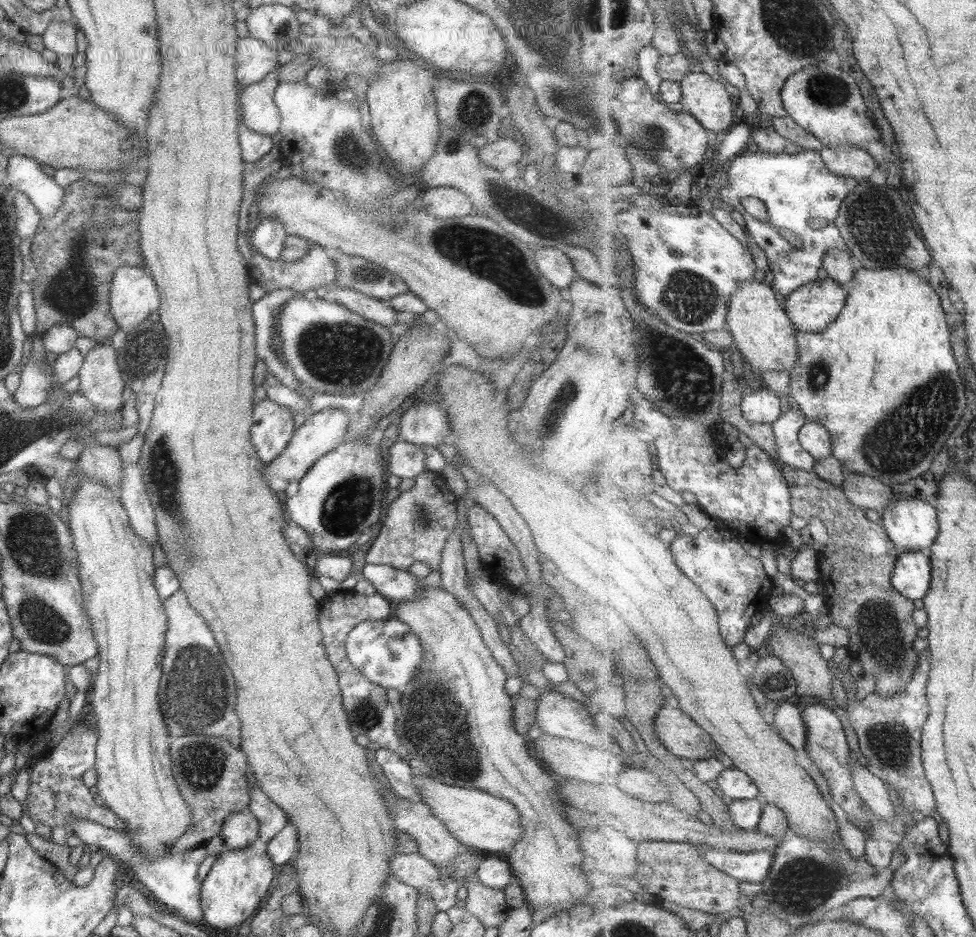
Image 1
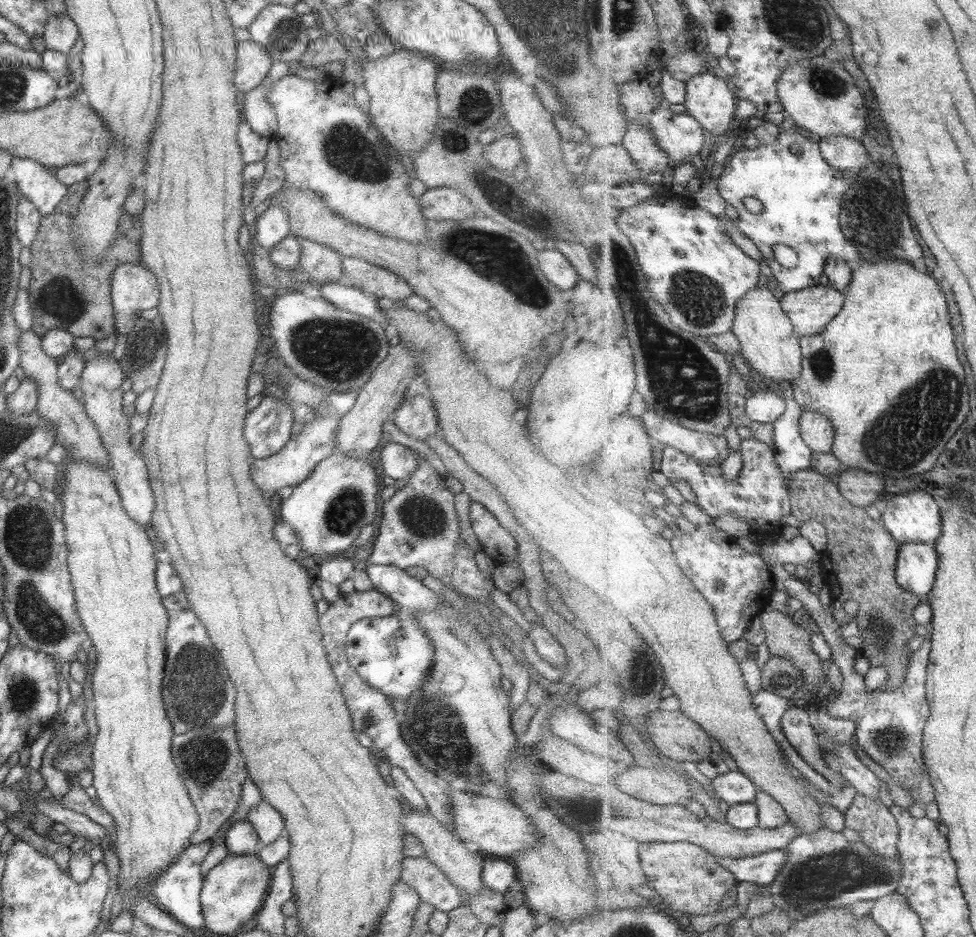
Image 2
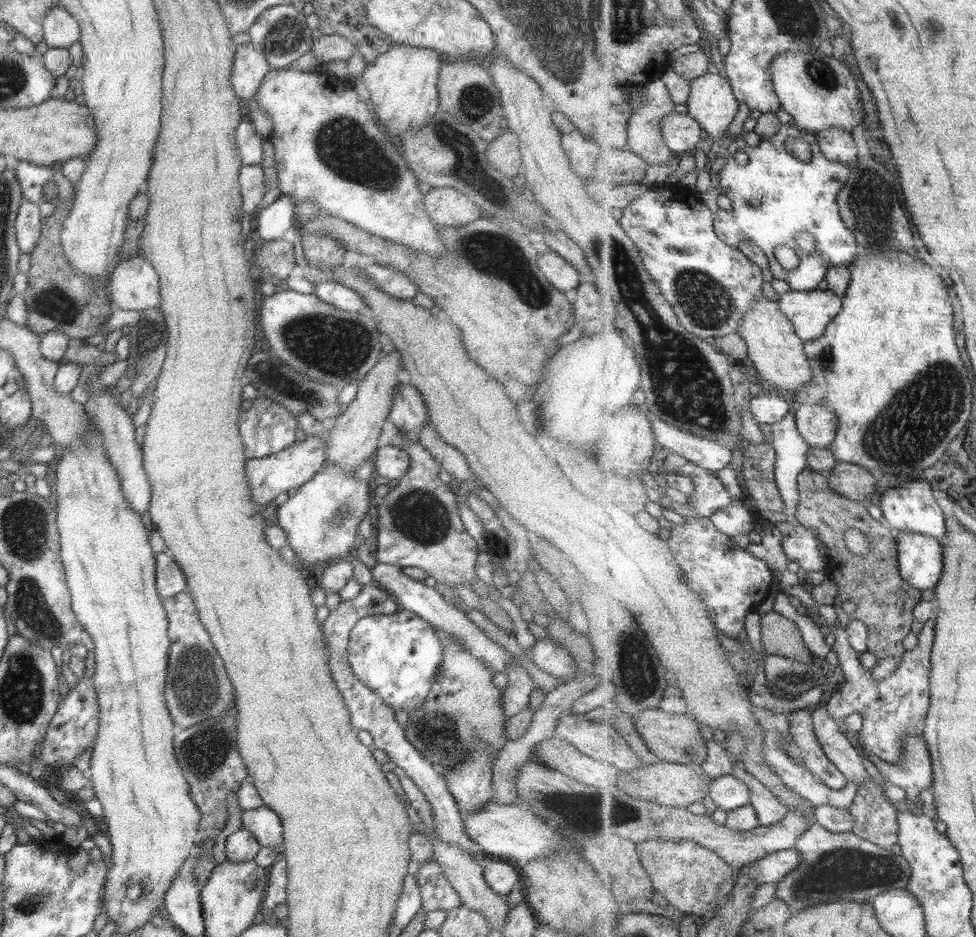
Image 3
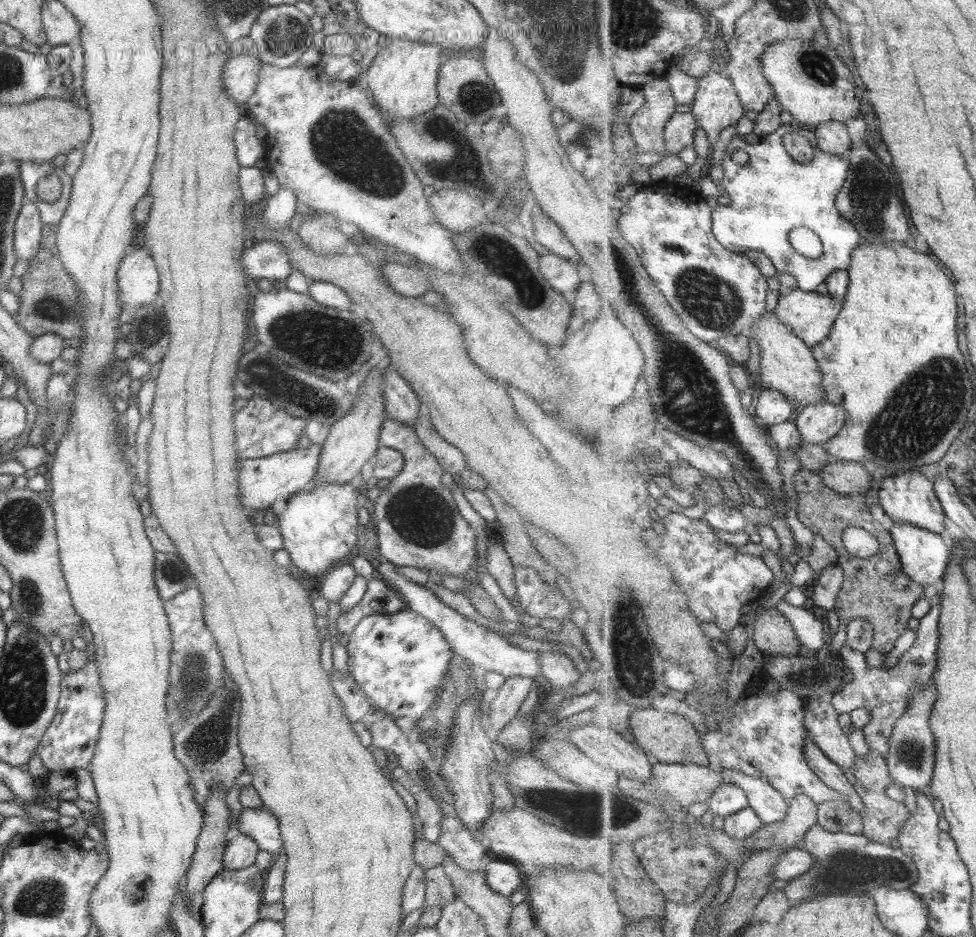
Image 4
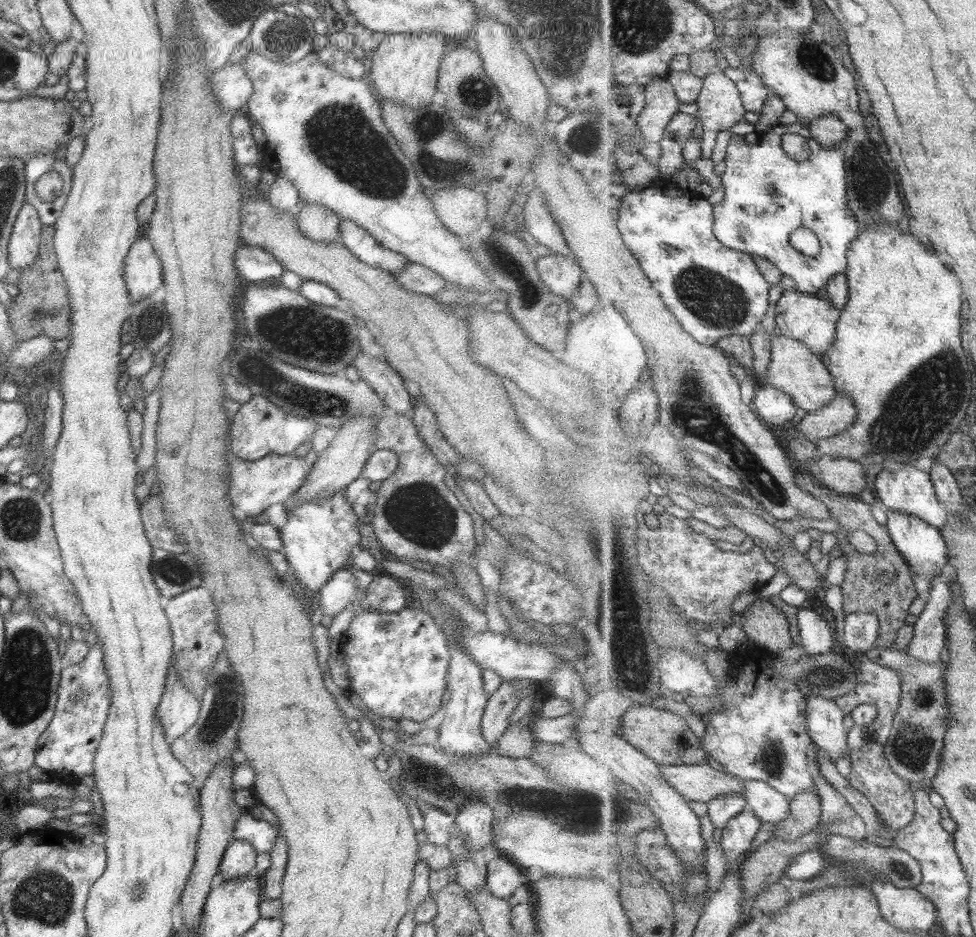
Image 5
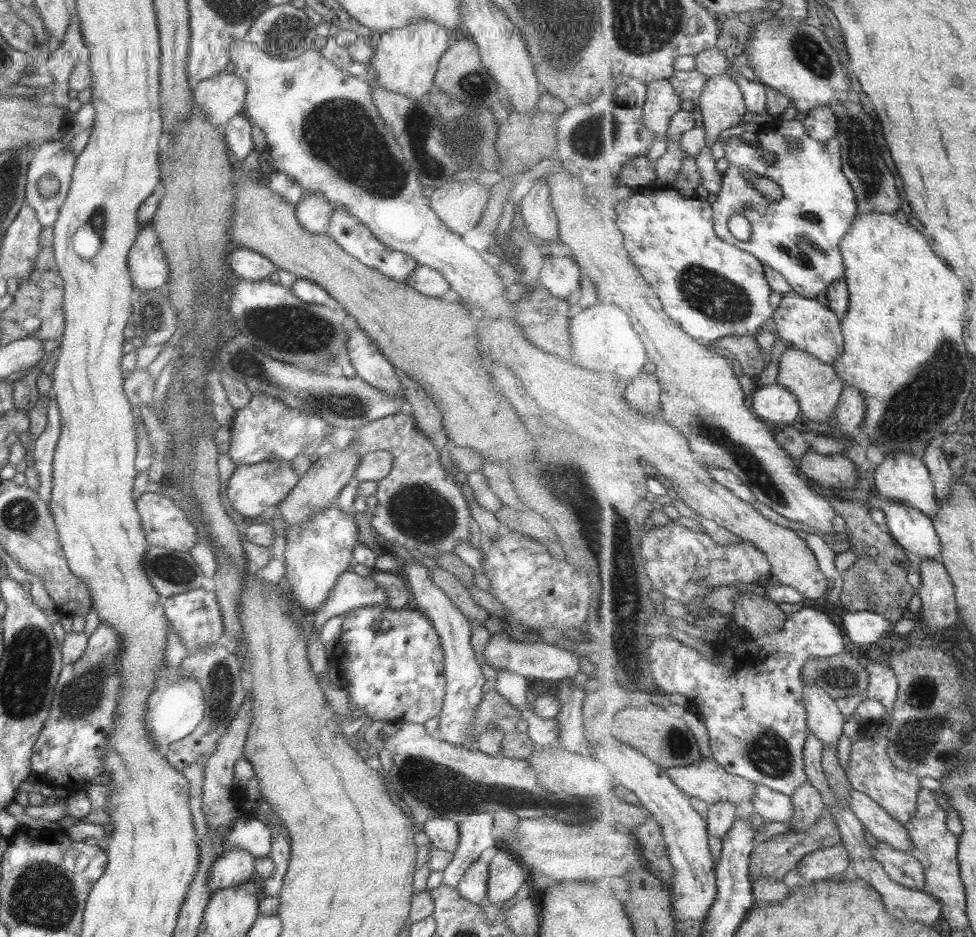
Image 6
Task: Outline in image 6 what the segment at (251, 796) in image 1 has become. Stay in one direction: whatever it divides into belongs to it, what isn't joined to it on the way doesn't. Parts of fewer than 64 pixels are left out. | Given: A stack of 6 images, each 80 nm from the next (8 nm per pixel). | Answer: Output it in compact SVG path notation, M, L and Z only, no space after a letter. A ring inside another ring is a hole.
M245 815L239 816L233 821L230 831L226 834L222 852L240 848L245 849L254 858L265 857L270 849L271 833L270 828L259 819Z

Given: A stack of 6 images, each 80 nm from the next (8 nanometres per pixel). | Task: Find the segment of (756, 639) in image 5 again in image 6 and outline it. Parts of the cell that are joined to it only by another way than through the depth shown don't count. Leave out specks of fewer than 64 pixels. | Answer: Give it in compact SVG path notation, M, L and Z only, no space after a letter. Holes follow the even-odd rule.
M753 591L741 593L731 612L733 620L749 637L759 637L783 627L788 615L769 597L758 596Z

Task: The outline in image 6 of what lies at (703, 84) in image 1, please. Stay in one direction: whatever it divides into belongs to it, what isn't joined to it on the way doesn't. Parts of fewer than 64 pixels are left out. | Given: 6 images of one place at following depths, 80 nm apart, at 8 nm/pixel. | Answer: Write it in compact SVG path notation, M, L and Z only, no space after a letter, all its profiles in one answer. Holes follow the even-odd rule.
M726 73L710 77L698 104L706 127L707 147L715 146L719 134L727 128L739 126L748 110L742 87Z

